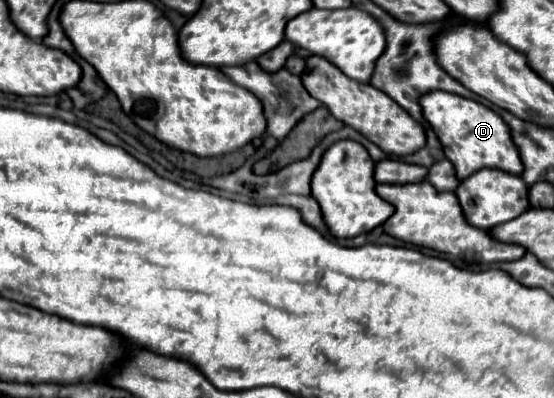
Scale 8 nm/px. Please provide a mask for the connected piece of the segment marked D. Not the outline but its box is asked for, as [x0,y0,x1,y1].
[421,91,523,181]

